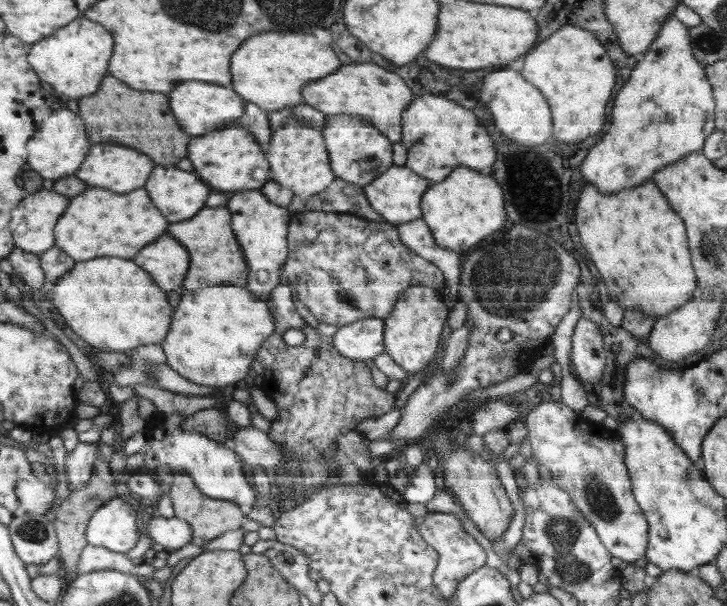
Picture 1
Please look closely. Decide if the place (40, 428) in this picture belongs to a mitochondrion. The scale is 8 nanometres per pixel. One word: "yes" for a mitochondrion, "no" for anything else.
no

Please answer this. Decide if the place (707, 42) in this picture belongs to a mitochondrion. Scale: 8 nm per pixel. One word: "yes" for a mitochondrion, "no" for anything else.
yes

